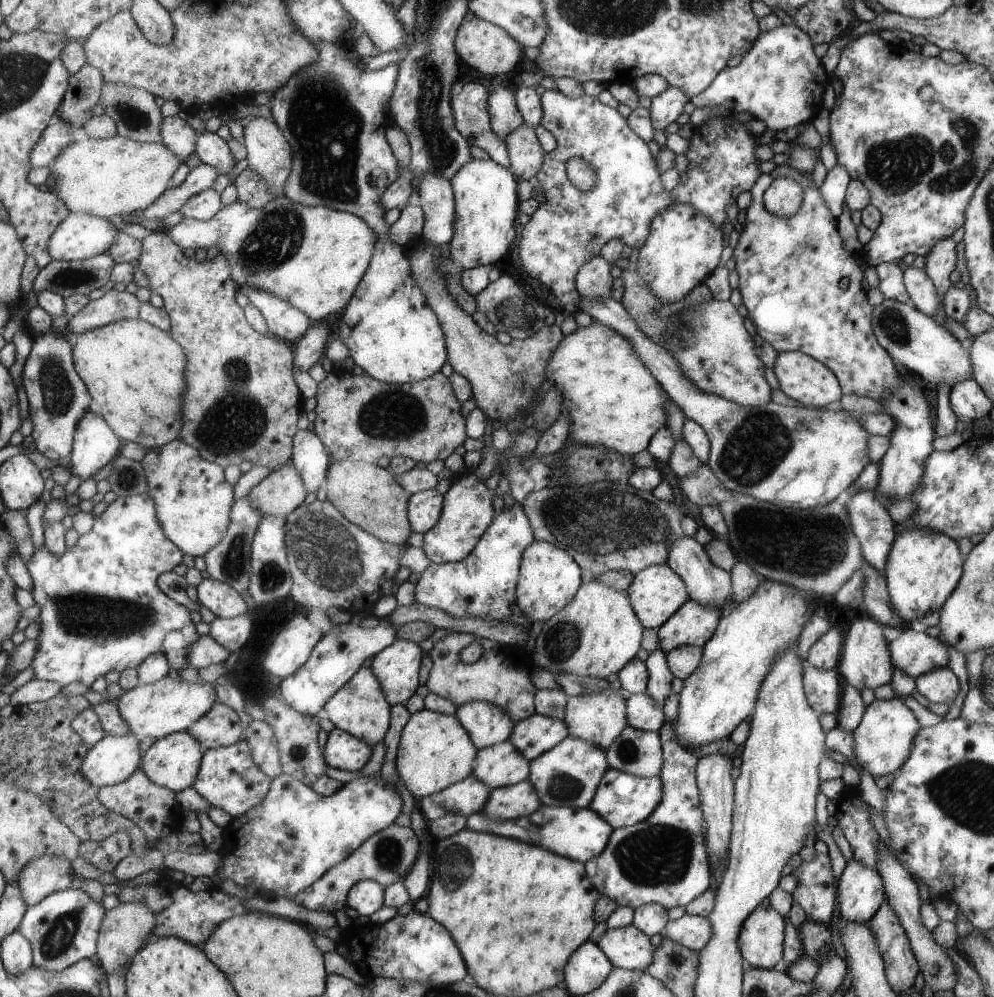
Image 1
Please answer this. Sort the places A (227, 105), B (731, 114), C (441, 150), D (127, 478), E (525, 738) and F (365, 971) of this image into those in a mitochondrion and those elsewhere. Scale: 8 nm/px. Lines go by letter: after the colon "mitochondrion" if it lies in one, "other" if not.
A: other
B: other
C: mitochondrion
D: mitochondrion
E: other
F: other

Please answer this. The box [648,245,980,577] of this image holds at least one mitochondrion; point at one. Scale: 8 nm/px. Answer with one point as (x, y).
(757, 445)

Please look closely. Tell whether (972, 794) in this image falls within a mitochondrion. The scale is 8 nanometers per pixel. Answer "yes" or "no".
yes

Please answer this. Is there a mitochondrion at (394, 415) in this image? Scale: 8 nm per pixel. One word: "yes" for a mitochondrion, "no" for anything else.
yes

